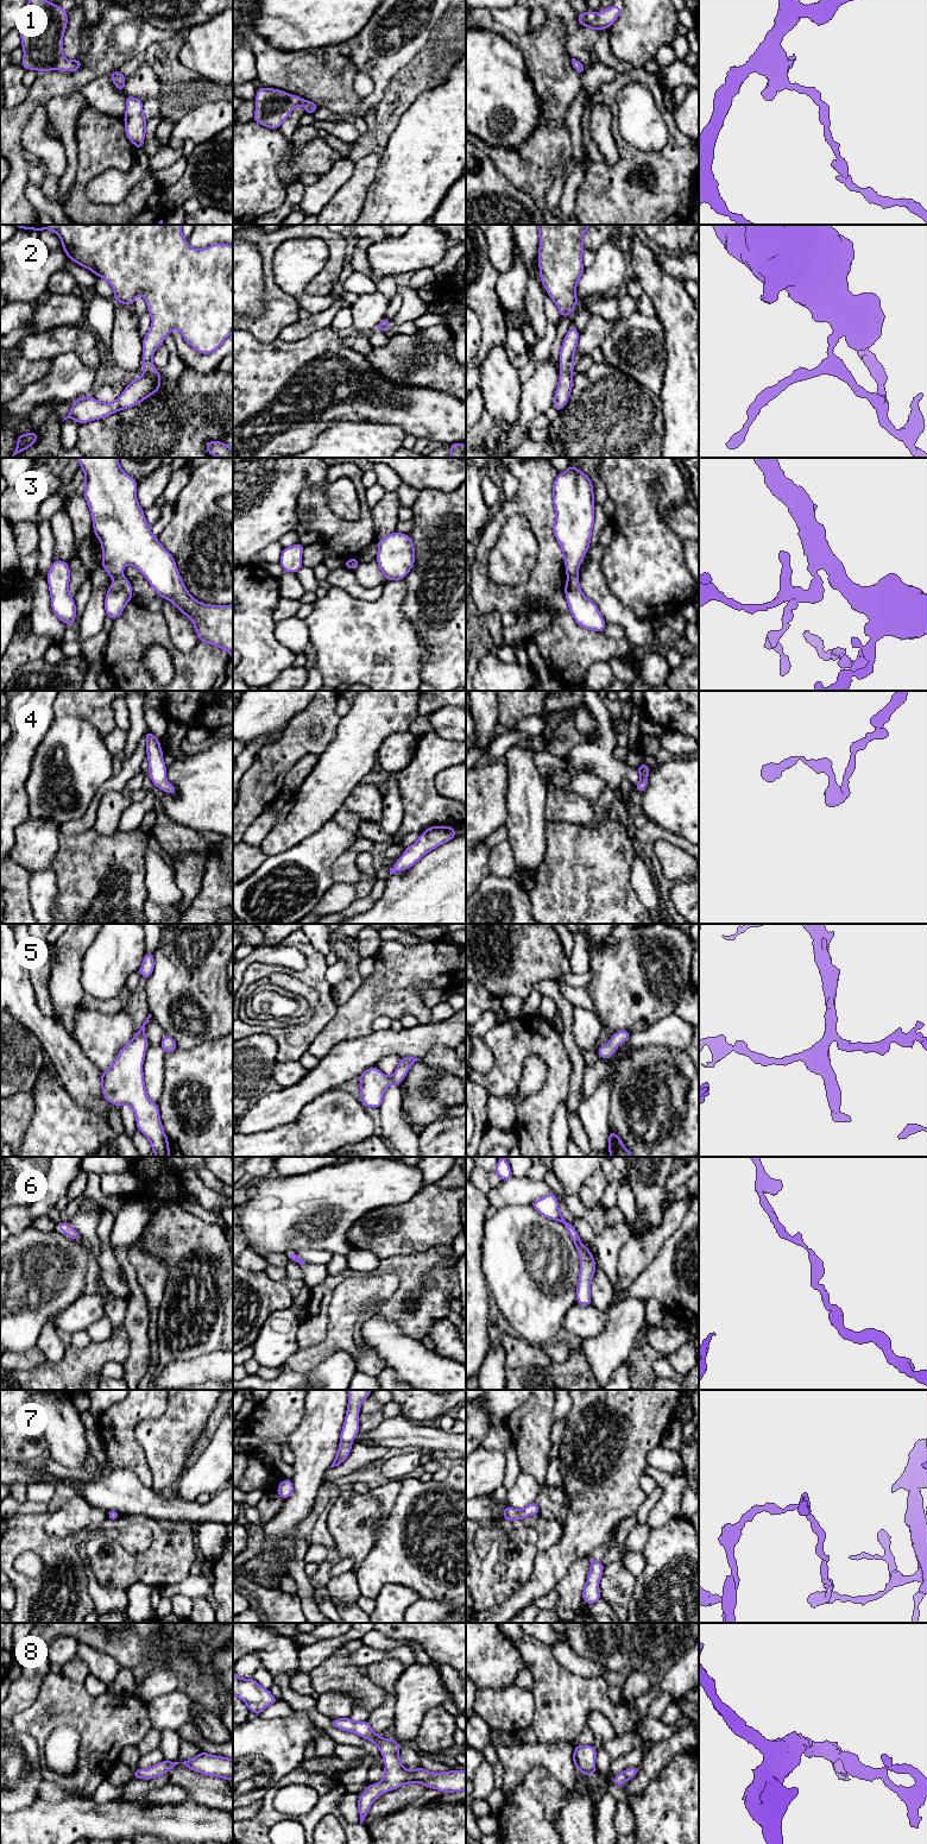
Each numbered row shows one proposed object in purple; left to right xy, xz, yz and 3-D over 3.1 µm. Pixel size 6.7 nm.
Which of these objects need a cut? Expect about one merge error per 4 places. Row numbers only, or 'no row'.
3

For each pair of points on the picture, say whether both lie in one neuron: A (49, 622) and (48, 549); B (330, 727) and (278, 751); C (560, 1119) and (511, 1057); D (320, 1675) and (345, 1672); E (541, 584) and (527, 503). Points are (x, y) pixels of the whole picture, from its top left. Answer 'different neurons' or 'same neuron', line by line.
A: different neurons
B: same neuron
C: different neurons
D: same neuron
E: same neuron

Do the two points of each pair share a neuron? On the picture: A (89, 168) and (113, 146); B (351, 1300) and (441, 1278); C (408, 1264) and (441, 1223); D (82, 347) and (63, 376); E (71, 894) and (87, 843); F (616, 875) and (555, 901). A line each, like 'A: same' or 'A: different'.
A: same
B: different
C: different
D: different
E: same
F: same

